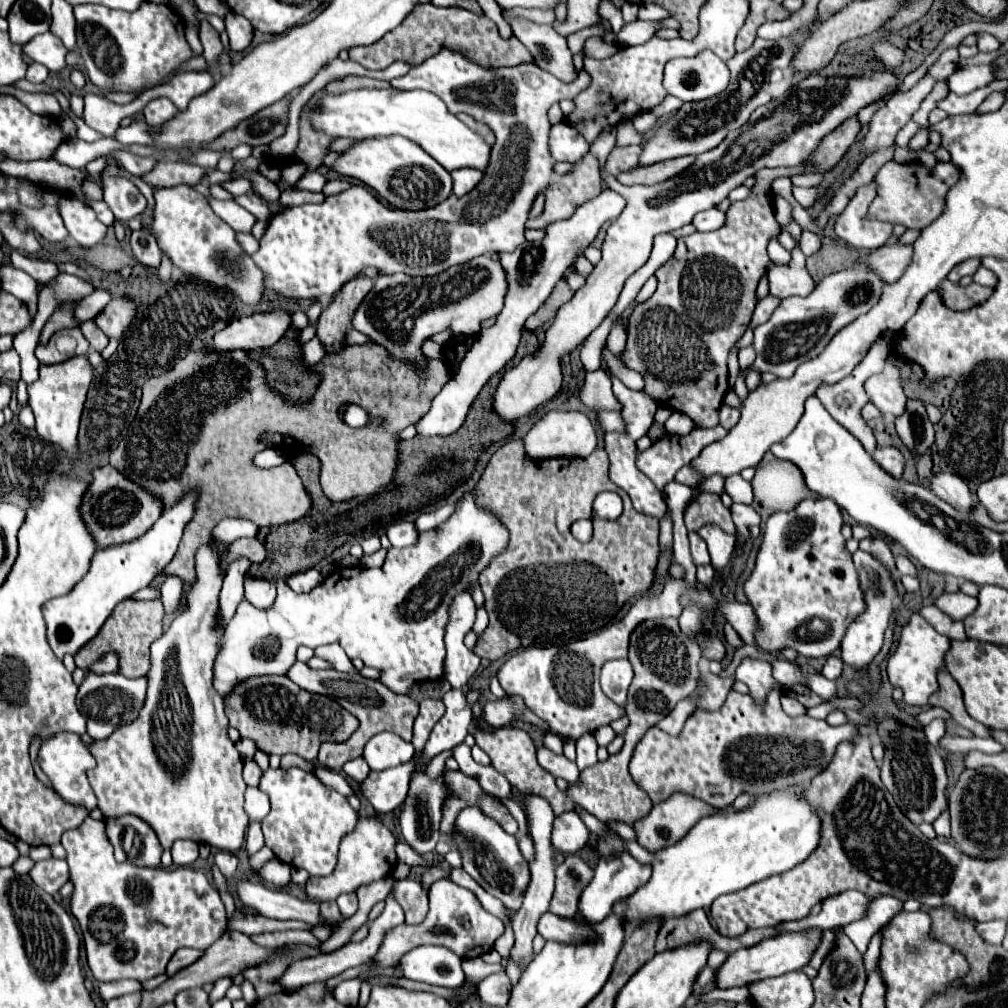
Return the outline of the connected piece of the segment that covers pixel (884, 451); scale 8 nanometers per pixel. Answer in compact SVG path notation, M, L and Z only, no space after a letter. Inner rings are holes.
M884 446L884 448L876 448L874 452L872 452L872 456L874 456L874 460L886 470L886 472L890 472L892 476L896 476L896 478L900 478L902 476L902 472L904 472L904 454L896 448L896 446Z

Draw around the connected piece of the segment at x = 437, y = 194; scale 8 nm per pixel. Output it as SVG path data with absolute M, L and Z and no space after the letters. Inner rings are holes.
M400 136L364 138L346 148L332 164L332 170L346 178L356 178L370 186L380 200L392 208L420 210L444 202L452 192L452 178L434 158L430 158L418 144Z

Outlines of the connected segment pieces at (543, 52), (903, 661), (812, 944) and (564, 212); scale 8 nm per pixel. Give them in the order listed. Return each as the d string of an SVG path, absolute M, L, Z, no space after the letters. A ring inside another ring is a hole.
M506 18L512 34L530 50L536 64L560 78L562 82L572 82L576 78L572 52L566 46L566 38L558 34L552 26L534 24L524 18Z
M912 614L912 618L902 628L902 636L898 642L896 652L890 652L886 662L888 678L894 686L900 686L904 690L904 702L912 706L924 706L928 696L938 690L938 670L944 666L944 654L950 648L950 640L942 634L938 634L920 614ZM904 652L910 652L912 660L906 658Z
M808 928L808 930L800 930L800 932L786 932L786 934L774 936L774 938L766 938L752 948L736 950L718 968L716 984L718 984L718 988L746 986L754 980L762 980L762 978L770 978L770 976L782 976L786 972L800 970L800 968L808 966L812 954L820 946L820 940L822 940L822 928Z
M588 152L570 174L546 188L546 208L536 220L528 220L528 228L546 228L550 222L564 220L574 214L574 208L602 192L598 160Z

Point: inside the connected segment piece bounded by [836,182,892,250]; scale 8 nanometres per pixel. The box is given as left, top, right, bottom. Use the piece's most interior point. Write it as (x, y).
(852, 226)

